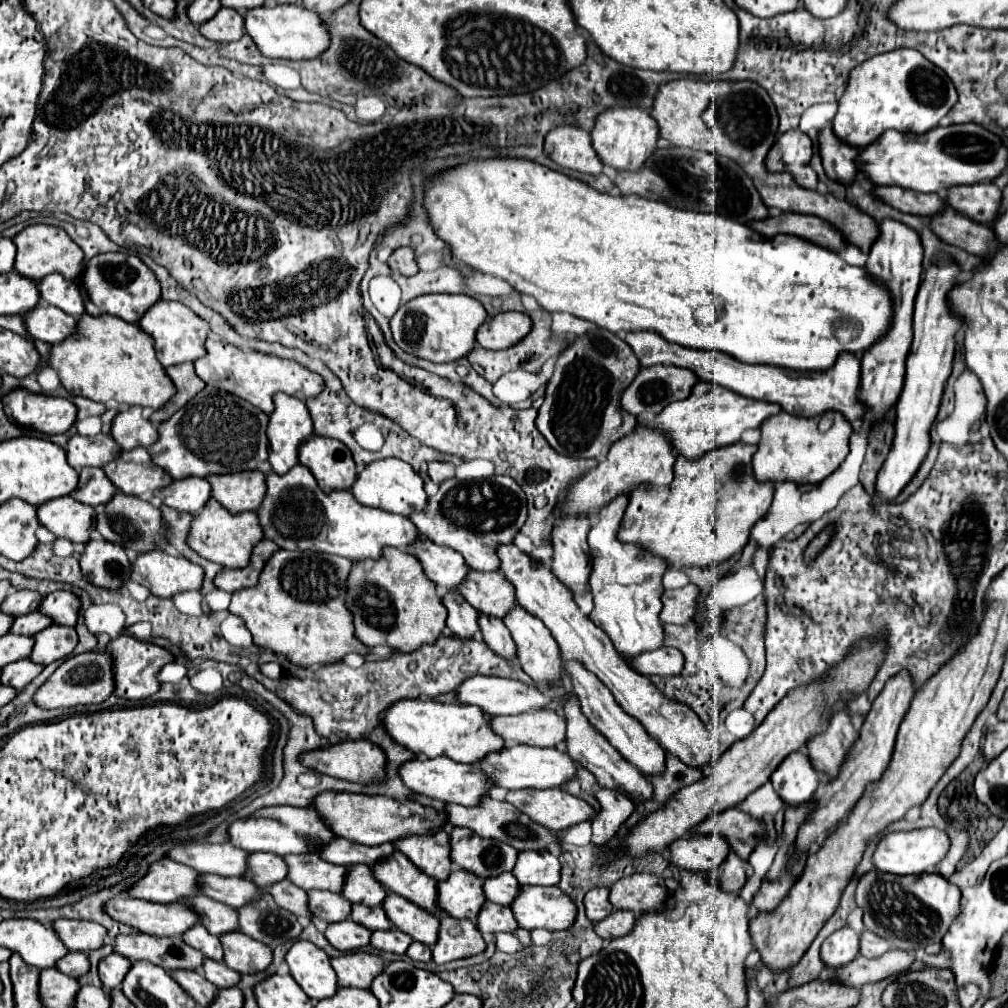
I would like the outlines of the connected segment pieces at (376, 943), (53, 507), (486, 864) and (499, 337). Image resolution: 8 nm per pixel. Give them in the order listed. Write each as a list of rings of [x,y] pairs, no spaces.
[[[391,927],[389,931],[373,931],[371,935],[371,945],[381,951],[391,951],[403,955],[411,943],[411,937],[405,935],[403,931]]]
[[[73,497],[53,499],[37,507],[37,517],[55,537],[69,539],[73,543],[89,543],[93,533],[95,509],[77,503]]]
[[[453,827],[449,833],[453,867],[471,871],[483,879],[511,871],[517,859],[517,849],[497,839],[481,839],[465,827]]]
[[[503,311],[489,317],[477,329],[477,343],[485,349],[507,349],[531,331],[531,319],[519,311]]]

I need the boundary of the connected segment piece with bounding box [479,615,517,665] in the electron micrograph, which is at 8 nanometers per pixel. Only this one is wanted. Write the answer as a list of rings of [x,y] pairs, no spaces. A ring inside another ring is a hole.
[[[479,617],[479,627],[483,633],[483,641],[505,661],[511,665],[517,665],[517,645],[513,643],[513,637],[509,635],[509,629],[501,619],[493,617]]]

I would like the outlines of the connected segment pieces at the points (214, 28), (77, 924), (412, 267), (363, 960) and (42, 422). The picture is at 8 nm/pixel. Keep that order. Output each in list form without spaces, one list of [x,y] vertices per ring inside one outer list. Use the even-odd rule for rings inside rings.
[[[219,9],[219,13],[205,21],[199,31],[211,39],[211,41],[219,41],[219,43],[227,43],[227,41],[237,41],[243,37],[245,27],[243,27],[243,15],[239,15],[235,9]]]
[[[57,919],[51,923],[67,951],[93,951],[103,945],[105,929],[99,923],[77,921],[77,919]]]
[[[399,247],[391,253],[389,257],[389,267],[391,271],[397,271],[401,275],[415,275],[419,271],[417,267],[417,259],[415,259],[415,251],[411,247]]]
[[[355,951],[331,959],[331,965],[339,977],[339,987],[369,989],[375,975],[383,971],[383,961],[375,953]]]
[[[15,389],[5,395],[3,407],[7,417],[15,423],[47,435],[65,433],[77,421],[77,407],[71,401],[51,395],[35,395],[25,389]]]

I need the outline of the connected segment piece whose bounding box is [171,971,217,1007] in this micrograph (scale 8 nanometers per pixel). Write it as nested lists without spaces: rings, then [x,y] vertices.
[[[171,971],[171,977],[203,1007],[207,1007],[217,993],[217,987],[213,987],[213,983],[209,983],[201,971]]]

